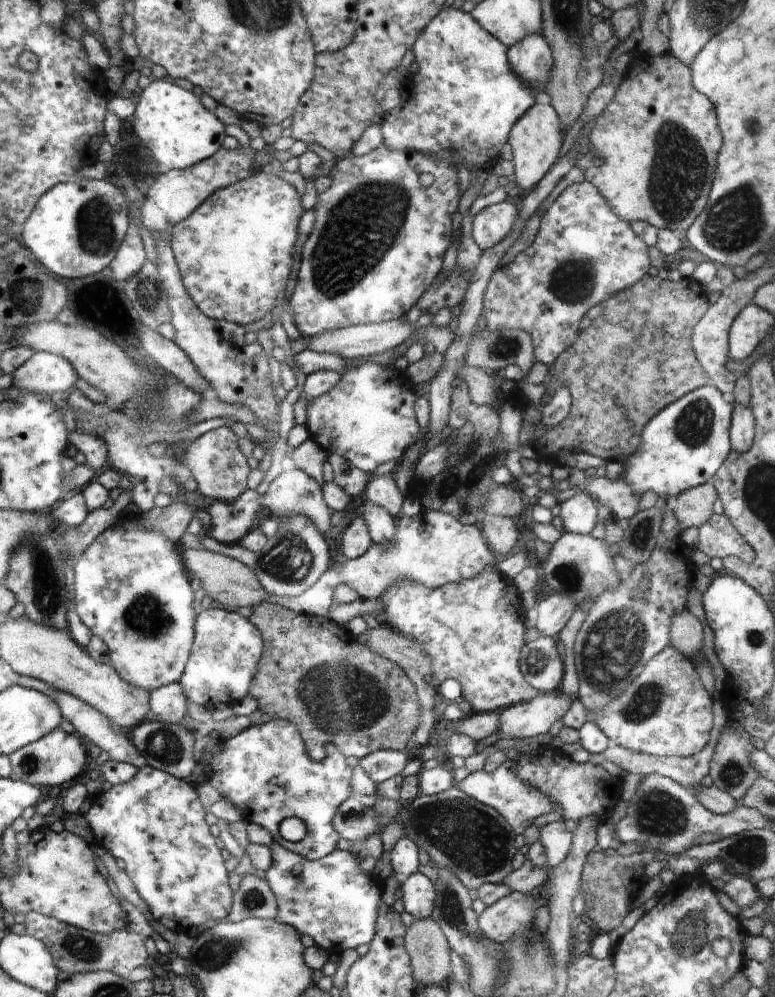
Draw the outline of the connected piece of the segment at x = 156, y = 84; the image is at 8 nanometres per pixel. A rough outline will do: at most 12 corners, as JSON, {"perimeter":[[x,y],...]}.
{"perimeter":[[152,78],[129,118],[163,170],[222,149],[224,124],[172,82]]}

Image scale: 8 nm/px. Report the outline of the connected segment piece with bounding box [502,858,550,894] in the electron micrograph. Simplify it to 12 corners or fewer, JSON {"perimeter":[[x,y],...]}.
{"perimeter":[[525,858],[502,882],[511,892],[529,894],[550,876]]}

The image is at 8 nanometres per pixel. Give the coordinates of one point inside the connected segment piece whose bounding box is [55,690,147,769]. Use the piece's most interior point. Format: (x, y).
(90, 722)

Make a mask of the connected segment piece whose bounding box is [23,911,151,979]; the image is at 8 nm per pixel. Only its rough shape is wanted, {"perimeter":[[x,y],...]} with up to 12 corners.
{"perimeter":[[34,911],[23,924],[66,974],[127,979],[151,960],[143,937],[109,935]]}

